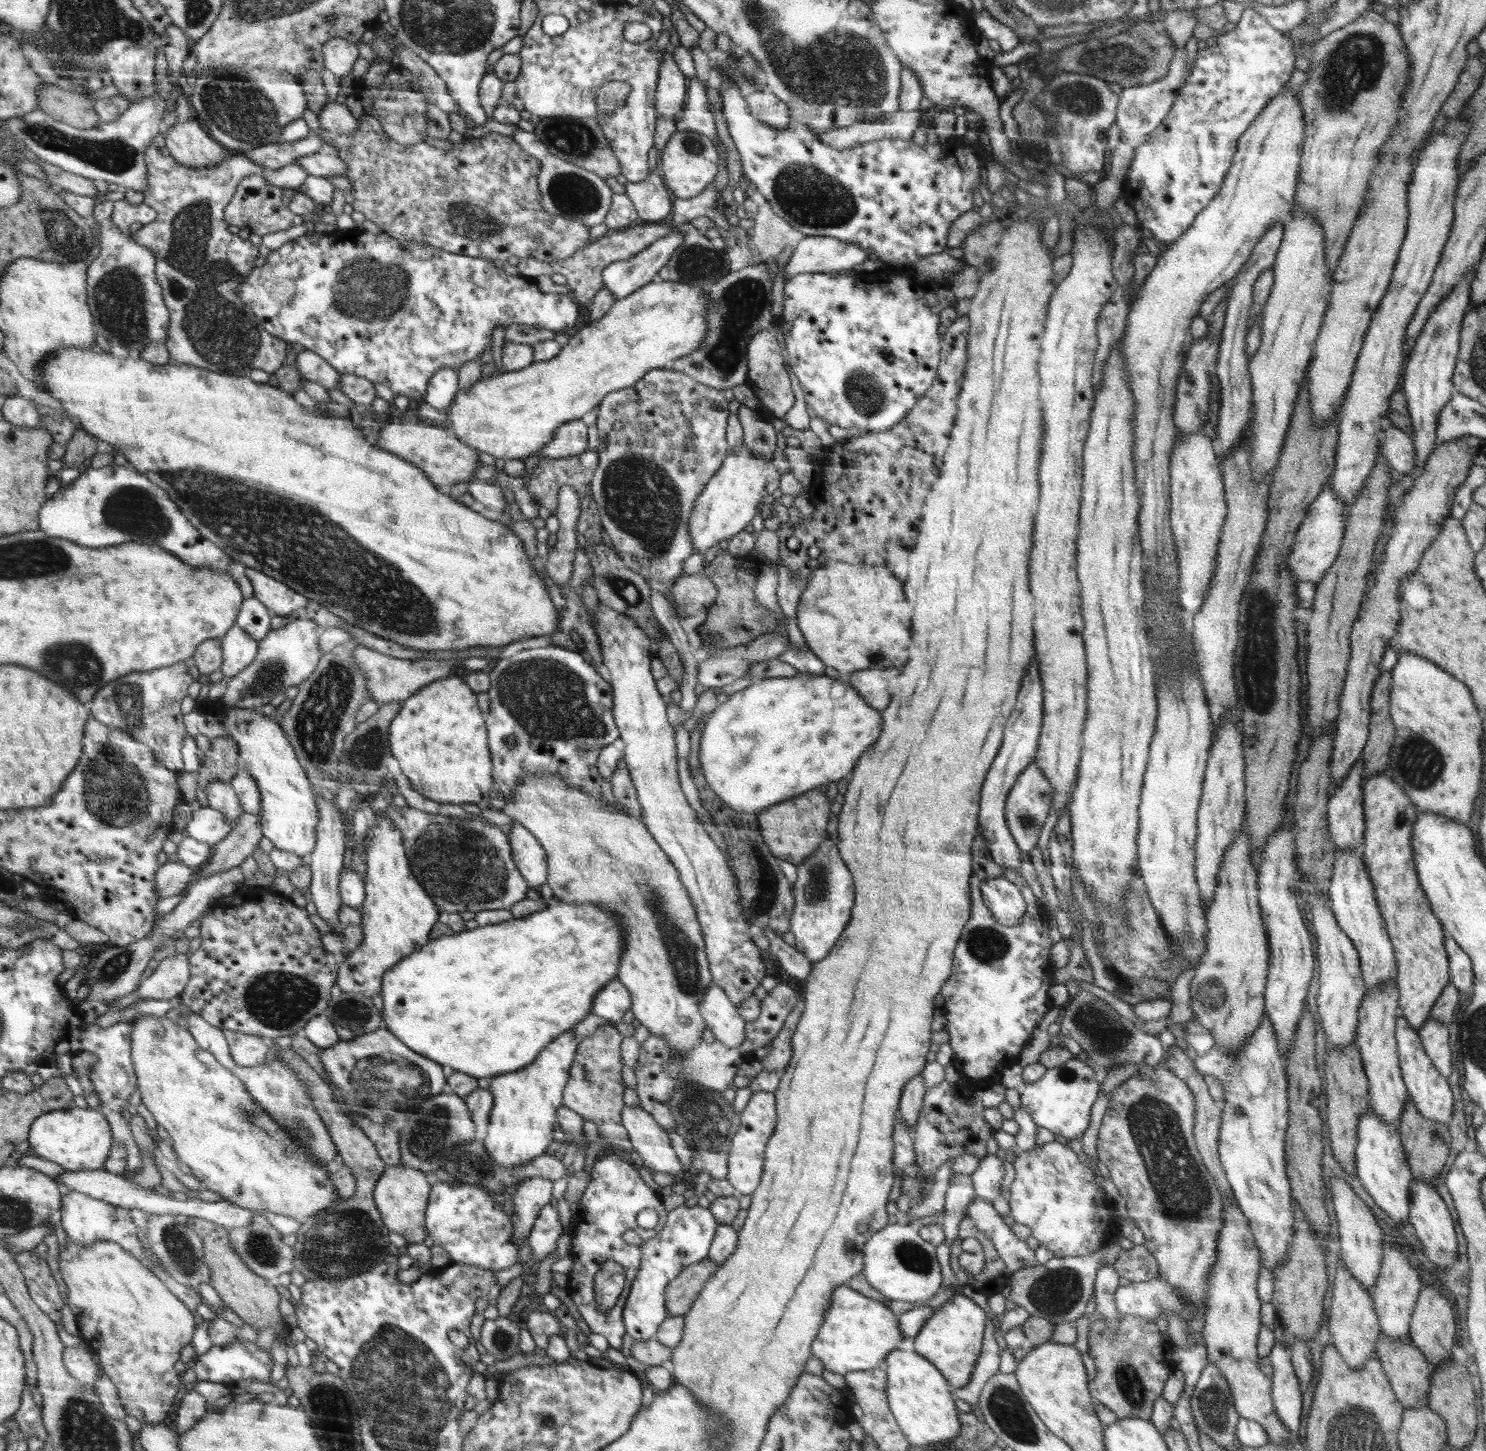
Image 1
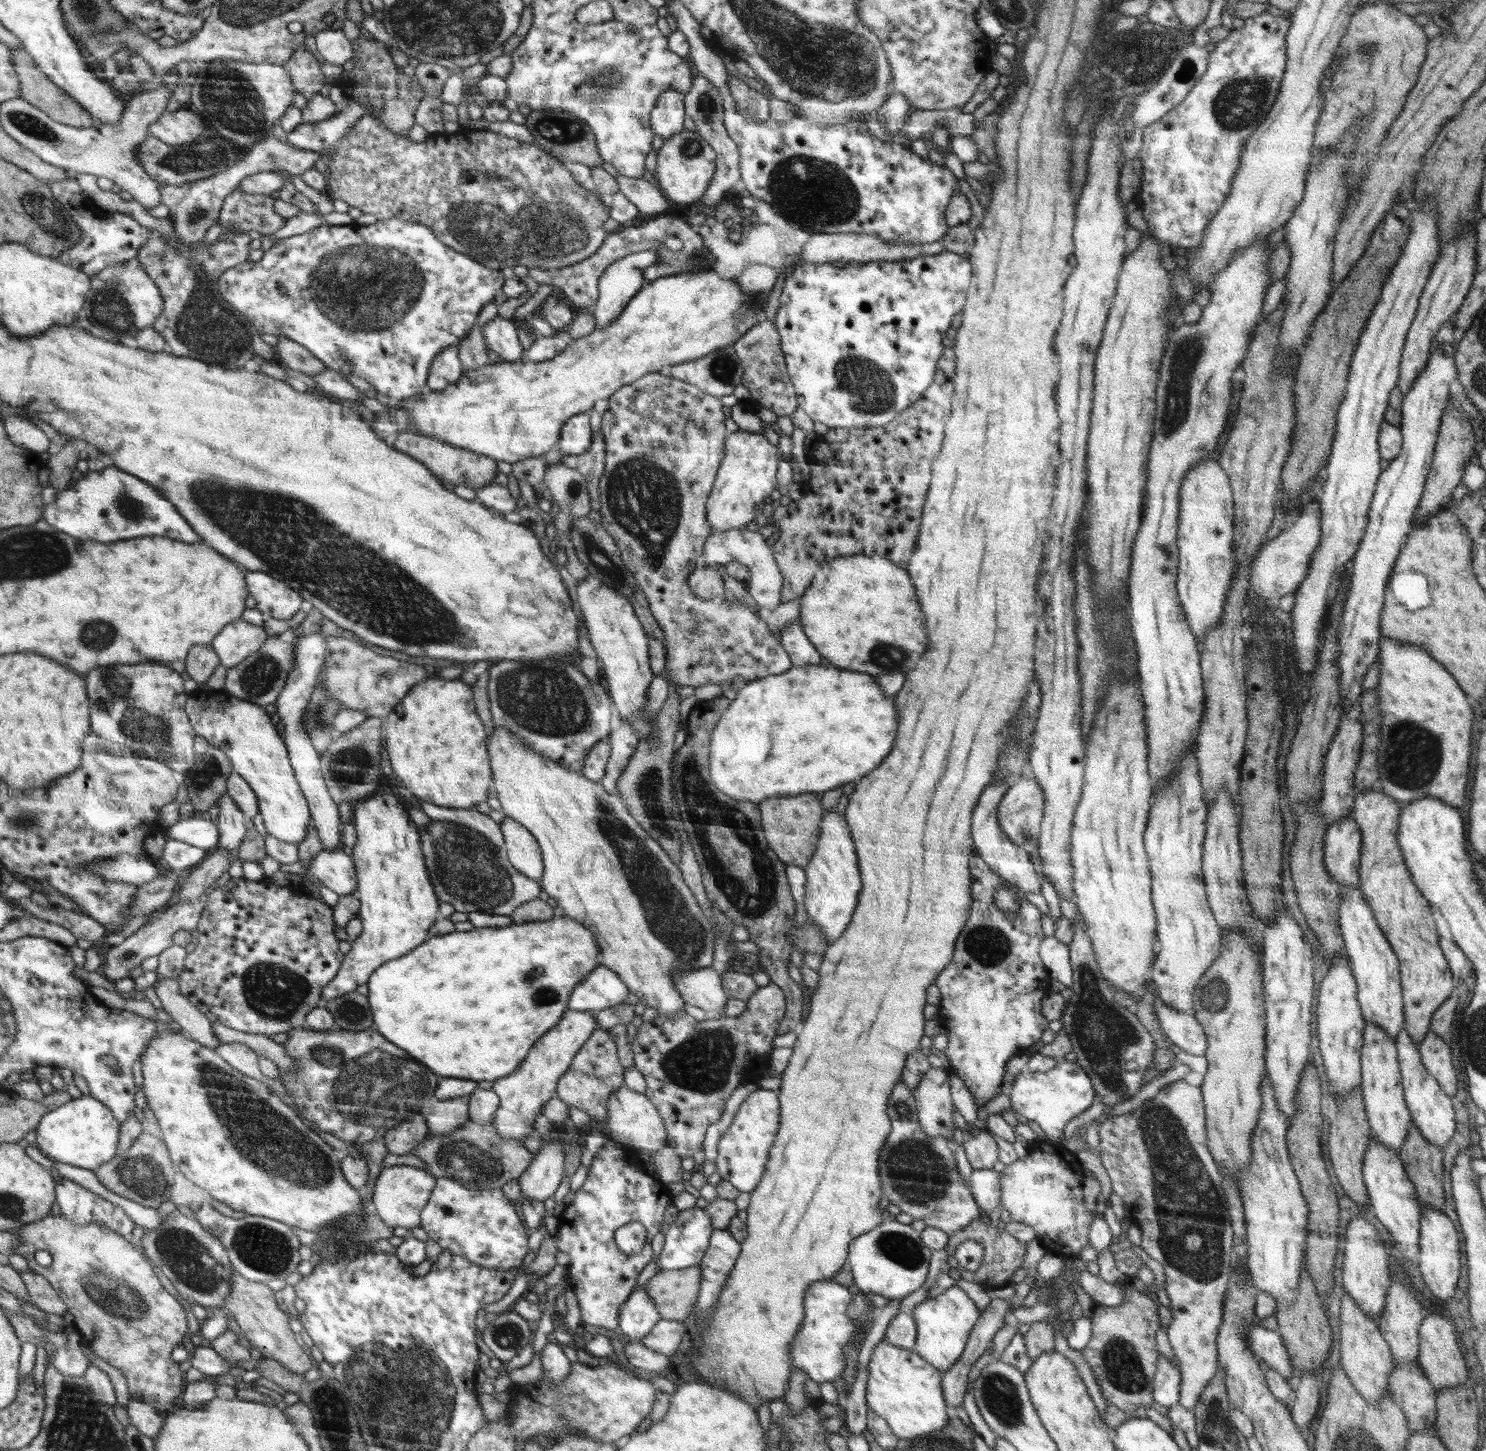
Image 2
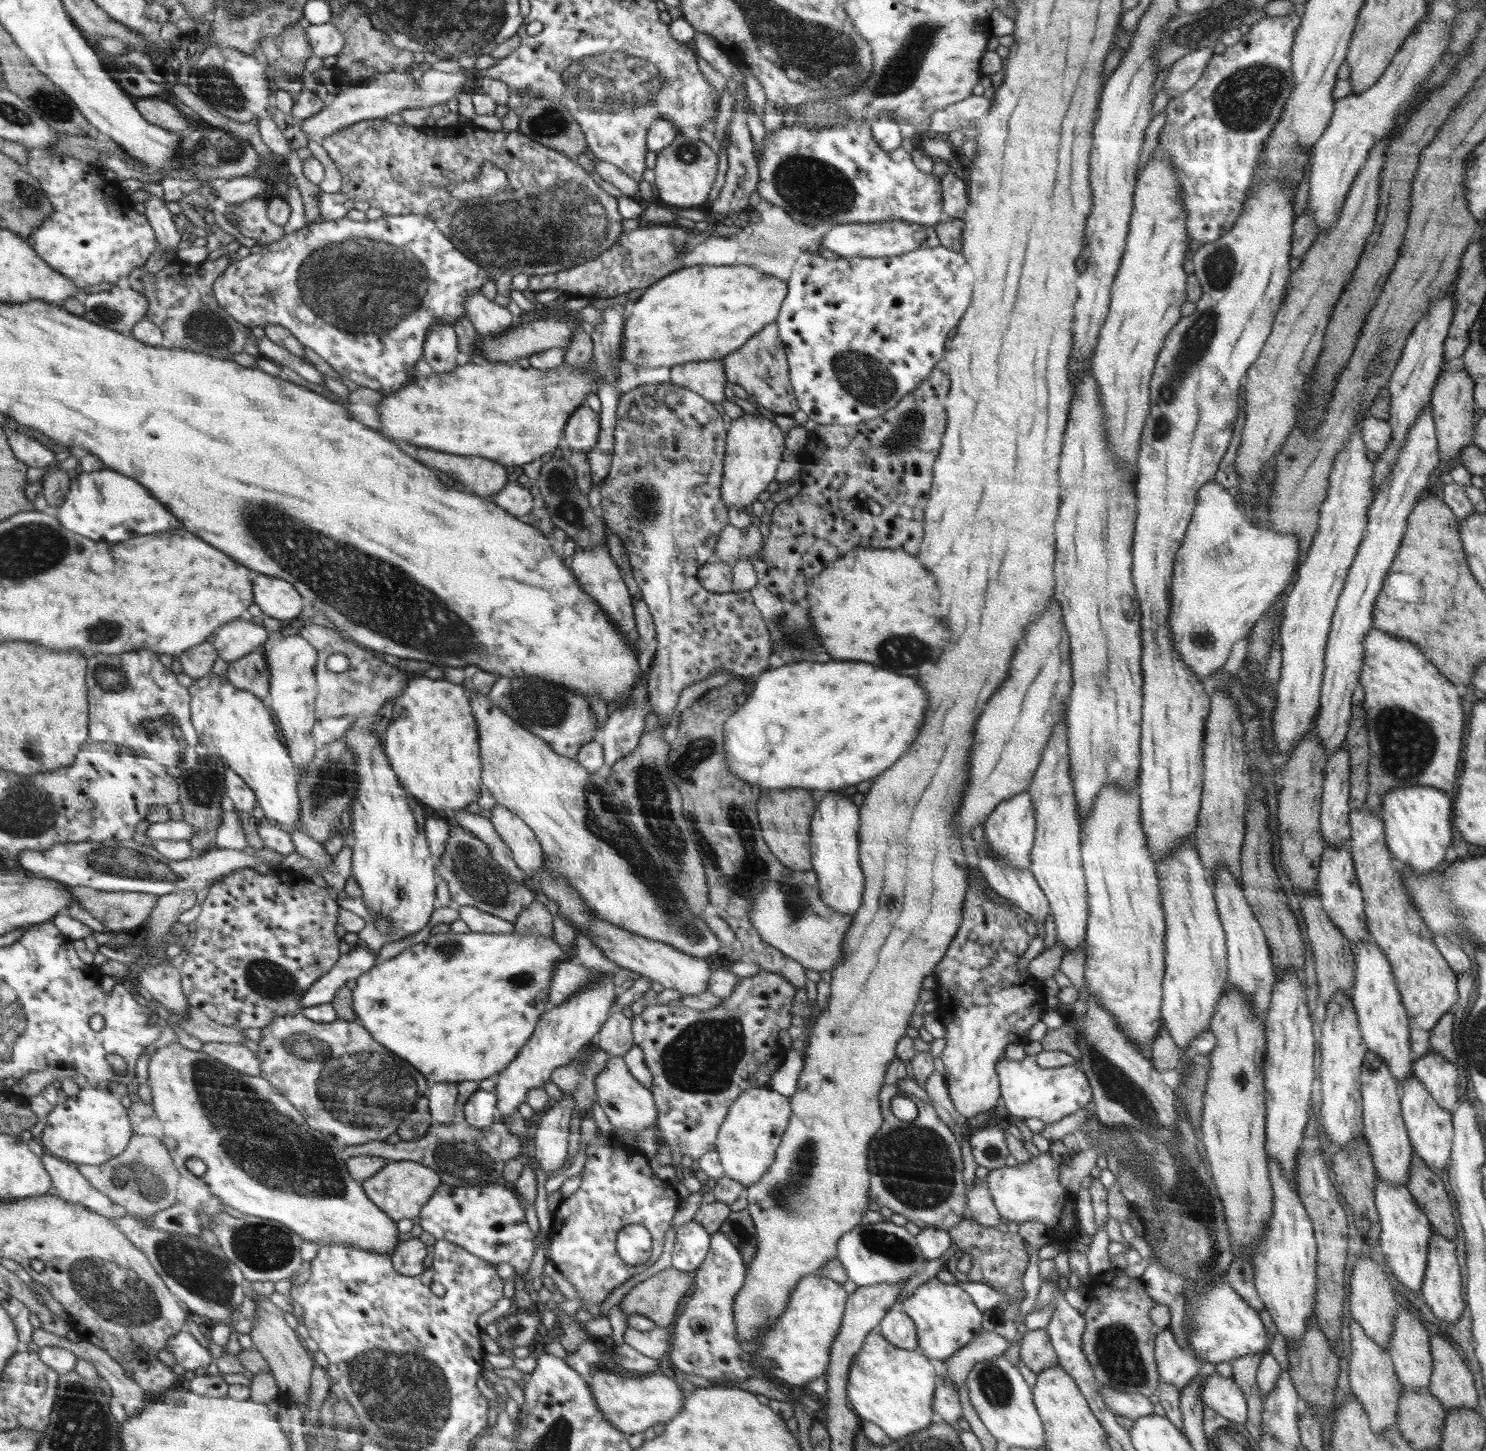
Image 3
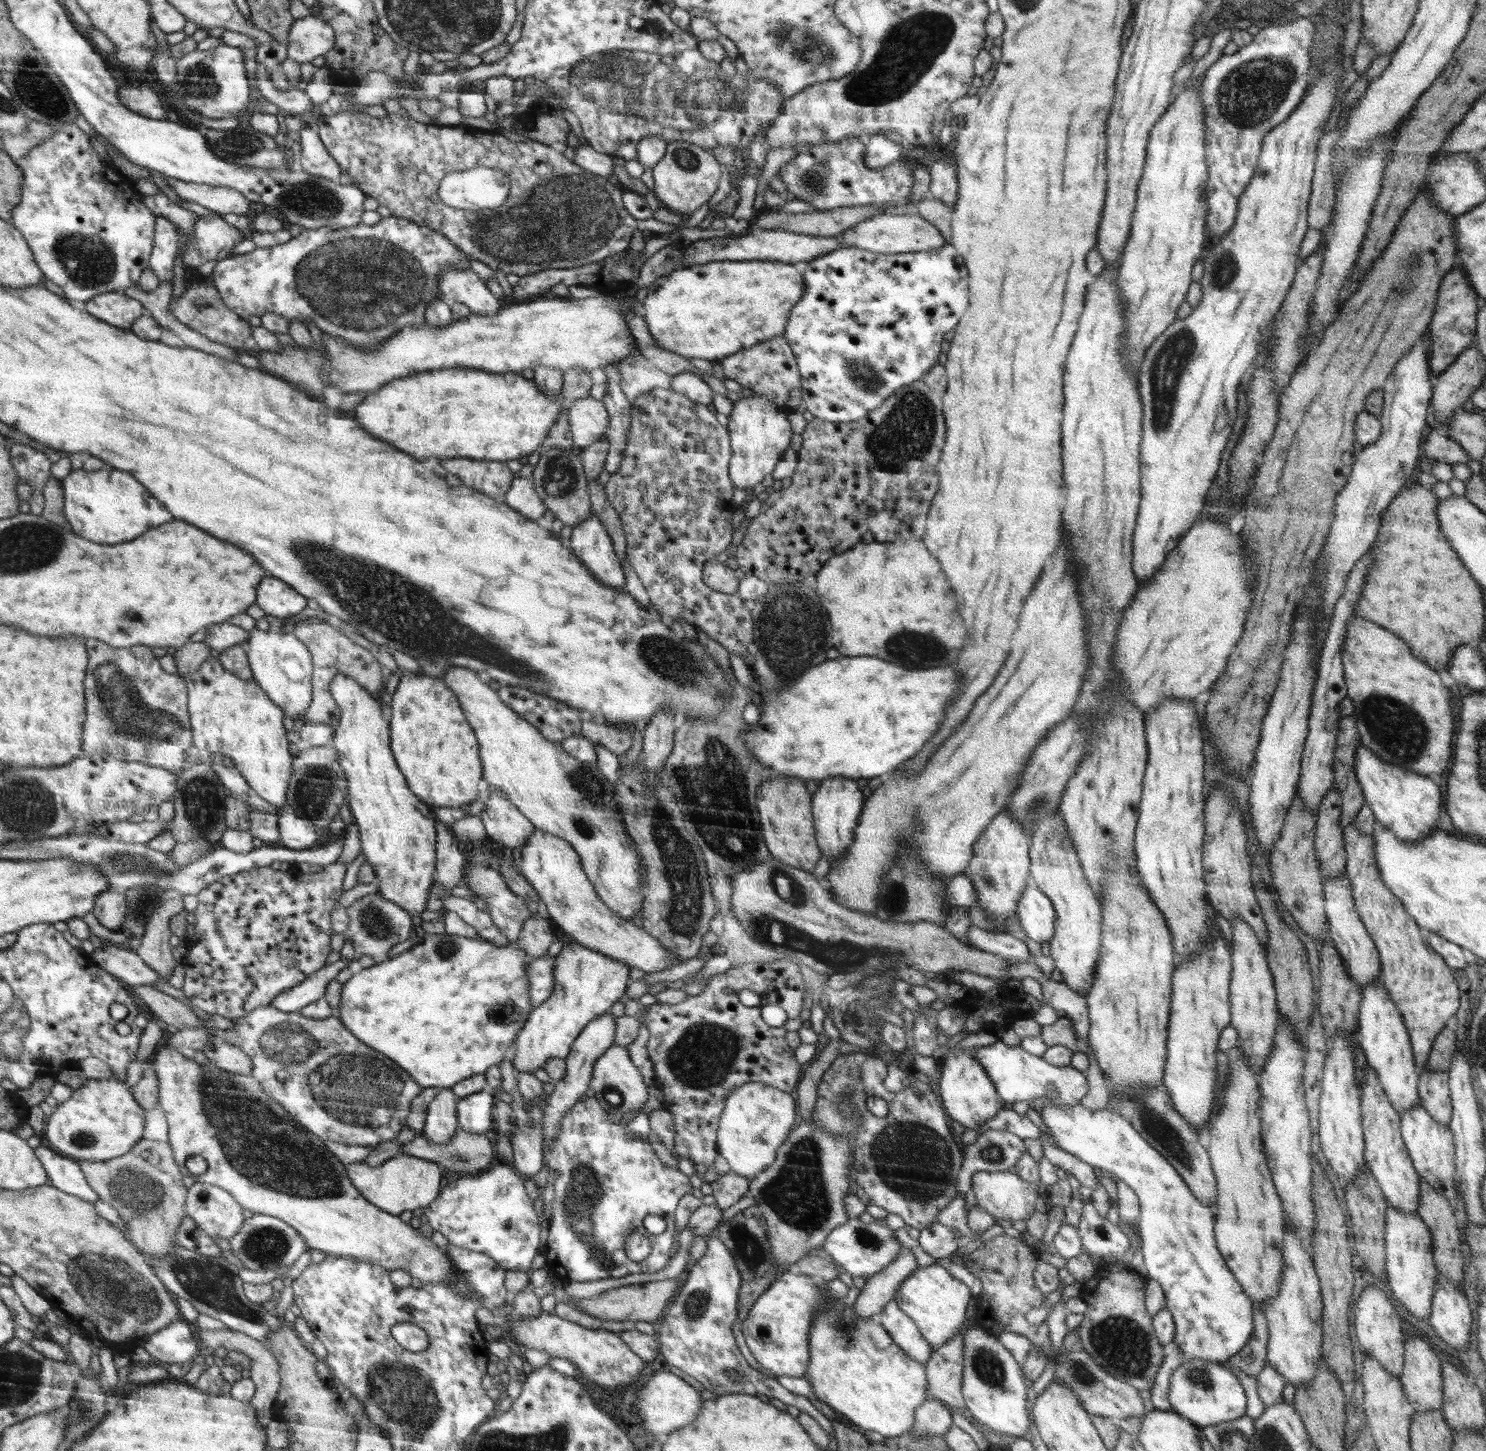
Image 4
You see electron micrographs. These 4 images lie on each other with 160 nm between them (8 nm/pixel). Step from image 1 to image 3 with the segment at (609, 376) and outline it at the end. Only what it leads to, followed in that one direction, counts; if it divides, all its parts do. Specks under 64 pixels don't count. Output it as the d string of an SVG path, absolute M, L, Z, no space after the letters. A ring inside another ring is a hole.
M743 264L696 265L674 270L651 284L636 301L629 303L624 344L621 343L619 372L624 368L673 367L704 360L718 360L739 350L748 339L773 324L786 300L787 281ZM487 360L479 364L469 362L463 366L458 365L456 368L442 374L434 373L427 378L418 376L412 383L405 384L404 388L391 395L384 396L384 400L380 402L377 410L377 422L379 422L379 426L381 426L381 432L385 432L385 435L388 435L388 437L418 446L418 448L432 448L432 450L452 452L452 454L462 454L462 456L484 456L484 458L505 464L505 466L513 465L520 470L523 464L528 464L528 462L542 457L542 454L546 454L546 452L550 454L554 453L554 450L557 449L556 446L558 446L558 442L560 442L560 438L562 438L562 430L566 430L564 426L567 426L568 419L580 408L580 404L584 402L584 396L592 392L592 385L594 385L592 382L597 382L598 379L599 372L597 372L595 360L589 360L587 368L574 368L573 366L569 366L569 364L566 365L564 362L564 364L550 370L538 370L532 367L524 369L520 367L516 361L508 363L491 362Z

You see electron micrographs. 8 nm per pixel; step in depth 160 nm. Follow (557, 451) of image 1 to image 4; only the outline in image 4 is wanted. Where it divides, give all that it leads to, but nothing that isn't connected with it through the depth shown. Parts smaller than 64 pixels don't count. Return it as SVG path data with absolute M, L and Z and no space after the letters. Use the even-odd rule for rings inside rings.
M588 396L574 402L568 412L568 420L574 445L586 448L605 434L609 416L604 401Z

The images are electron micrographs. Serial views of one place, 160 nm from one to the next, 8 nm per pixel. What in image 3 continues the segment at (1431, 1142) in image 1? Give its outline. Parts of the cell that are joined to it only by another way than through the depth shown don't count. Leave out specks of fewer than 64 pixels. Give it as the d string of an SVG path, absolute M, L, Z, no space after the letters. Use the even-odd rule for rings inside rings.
M1412 1152L1407 1188L1420 1210L1428 1217L1432 1231L1448 1240L1456 1236L1456 1220L1452 1204L1441 1181L1441 1176L1424 1165Z

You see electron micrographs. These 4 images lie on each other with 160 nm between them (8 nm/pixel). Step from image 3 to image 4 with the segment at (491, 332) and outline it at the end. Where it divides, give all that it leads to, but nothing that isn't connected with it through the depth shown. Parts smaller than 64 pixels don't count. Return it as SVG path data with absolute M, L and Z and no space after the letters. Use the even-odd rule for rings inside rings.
M444 267L439 272L439 287L447 303L464 304L474 314L490 316L502 311L498 298L472 269Z

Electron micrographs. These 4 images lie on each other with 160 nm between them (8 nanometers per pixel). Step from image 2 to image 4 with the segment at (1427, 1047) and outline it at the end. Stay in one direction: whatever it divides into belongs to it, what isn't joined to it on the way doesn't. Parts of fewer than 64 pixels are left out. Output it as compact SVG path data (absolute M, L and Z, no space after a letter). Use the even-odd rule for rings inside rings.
M1423 1069L1418 1079L1419 1097L1421 1105L1428 1111L1434 1121L1449 1125L1452 1117L1452 1101L1448 1086L1447 1072L1432 1072Z

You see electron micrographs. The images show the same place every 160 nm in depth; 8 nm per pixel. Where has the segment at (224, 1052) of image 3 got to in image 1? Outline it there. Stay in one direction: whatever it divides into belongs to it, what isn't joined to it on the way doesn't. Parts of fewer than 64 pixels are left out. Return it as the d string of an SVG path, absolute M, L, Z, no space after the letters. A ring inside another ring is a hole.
M222 1028L230 1046L232 1060L244 1068L262 1065L268 1056L270 1045L262 1036L252 1036L244 1032L234 1032Z

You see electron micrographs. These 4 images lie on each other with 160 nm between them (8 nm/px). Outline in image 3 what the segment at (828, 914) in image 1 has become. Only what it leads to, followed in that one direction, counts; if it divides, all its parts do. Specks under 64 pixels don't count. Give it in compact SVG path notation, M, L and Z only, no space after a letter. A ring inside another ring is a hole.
M848 790L828 792L816 807L811 828L812 870L816 873L819 896L834 912L854 916L862 907L864 874L858 862L858 808Z

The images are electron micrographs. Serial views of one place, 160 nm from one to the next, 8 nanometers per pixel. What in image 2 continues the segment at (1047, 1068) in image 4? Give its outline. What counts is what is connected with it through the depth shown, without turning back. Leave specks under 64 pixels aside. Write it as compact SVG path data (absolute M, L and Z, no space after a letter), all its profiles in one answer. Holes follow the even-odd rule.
M1072 1057L1059 1061L1046 1072L1026 1071L1016 1075L1011 1085L1010 1108L1024 1121L1038 1124L1046 1133L1046 1141L1054 1144L1064 1135L1064 1127L1092 1104L1095 1090L1086 1071Z

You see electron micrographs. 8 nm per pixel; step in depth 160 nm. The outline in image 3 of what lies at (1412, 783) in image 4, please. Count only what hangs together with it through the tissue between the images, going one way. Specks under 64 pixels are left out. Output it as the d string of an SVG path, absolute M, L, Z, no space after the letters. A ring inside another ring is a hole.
M1420 785L1393 788L1391 791L1384 793L1383 799L1381 800L1381 808L1382 810L1384 810L1384 816L1382 816L1382 820L1384 821L1384 834L1387 842L1387 847L1389 848L1389 851L1394 856L1398 864L1406 865L1409 869L1412 869L1415 873L1418 873L1419 875L1425 875L1426 873L1429 873L1434 869L1441 869L1446 863L1449 863L1448 860L1452 856L1452 840L1454 838L1457 838L1457 834L1455 832L1452 832L1452 825L1450 825L1452 822L1449 820L1453 815L1452 812L1454 811L1452 800L1449 800L1448 797L1446 797L1445 792L1442 789Z

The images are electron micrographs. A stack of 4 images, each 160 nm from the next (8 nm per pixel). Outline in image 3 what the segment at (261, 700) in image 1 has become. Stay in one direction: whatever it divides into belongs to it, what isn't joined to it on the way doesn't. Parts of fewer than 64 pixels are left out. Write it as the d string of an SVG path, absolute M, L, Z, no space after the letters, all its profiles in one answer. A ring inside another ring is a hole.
M264 648L244 655L243 659L228 662L226 676L230 684L250 691L260 699L267 699L270 694L270 669L266 663Z

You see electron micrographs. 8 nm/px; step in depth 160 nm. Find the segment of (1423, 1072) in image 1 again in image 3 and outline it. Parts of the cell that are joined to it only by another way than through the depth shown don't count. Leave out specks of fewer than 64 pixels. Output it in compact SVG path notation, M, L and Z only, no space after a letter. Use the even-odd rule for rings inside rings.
M1413 1074L1400 1086L1400 1097L1401 1114L1413 1151L1416 1151L1416 1155L1424 1161L1424 1165L1440 1176L1442 1168L1450 1161L1452 1151L1452 1112L1444 1110Z

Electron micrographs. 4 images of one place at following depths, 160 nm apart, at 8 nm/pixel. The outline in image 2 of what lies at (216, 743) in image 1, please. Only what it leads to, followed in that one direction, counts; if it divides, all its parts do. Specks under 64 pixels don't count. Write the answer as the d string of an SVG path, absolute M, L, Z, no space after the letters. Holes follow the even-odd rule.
M211 746L204 754L198 755L195 769L182 774L183 796L192 803L195 814L213 813L216 802L226 792L226 778L232 774L230 758L217 746Z

